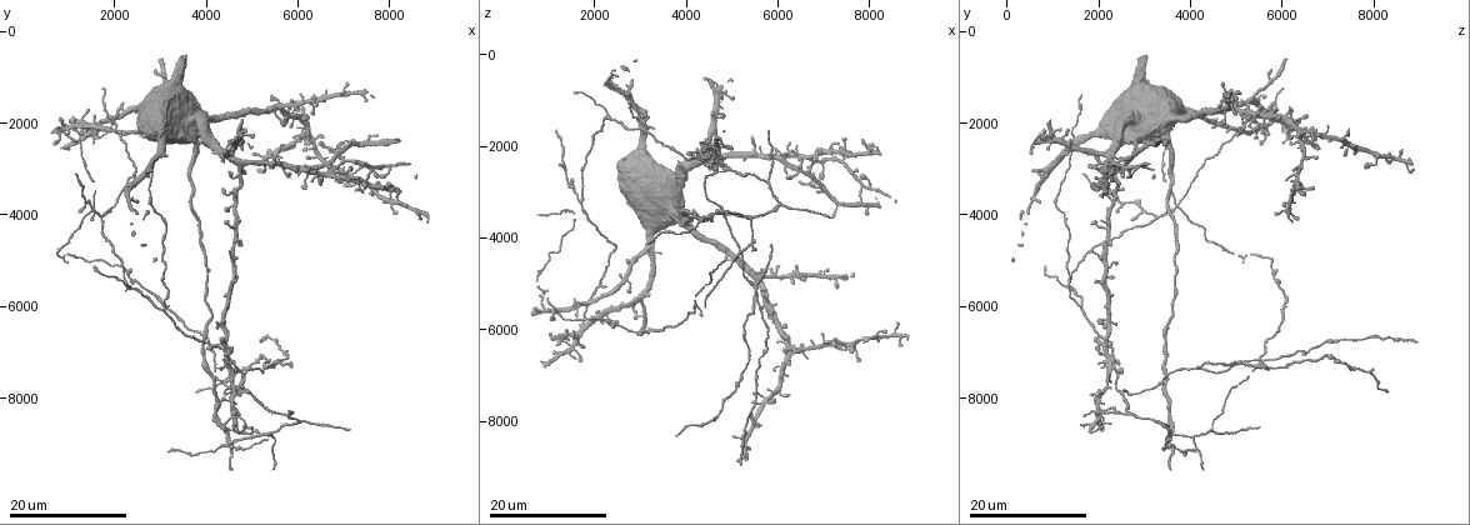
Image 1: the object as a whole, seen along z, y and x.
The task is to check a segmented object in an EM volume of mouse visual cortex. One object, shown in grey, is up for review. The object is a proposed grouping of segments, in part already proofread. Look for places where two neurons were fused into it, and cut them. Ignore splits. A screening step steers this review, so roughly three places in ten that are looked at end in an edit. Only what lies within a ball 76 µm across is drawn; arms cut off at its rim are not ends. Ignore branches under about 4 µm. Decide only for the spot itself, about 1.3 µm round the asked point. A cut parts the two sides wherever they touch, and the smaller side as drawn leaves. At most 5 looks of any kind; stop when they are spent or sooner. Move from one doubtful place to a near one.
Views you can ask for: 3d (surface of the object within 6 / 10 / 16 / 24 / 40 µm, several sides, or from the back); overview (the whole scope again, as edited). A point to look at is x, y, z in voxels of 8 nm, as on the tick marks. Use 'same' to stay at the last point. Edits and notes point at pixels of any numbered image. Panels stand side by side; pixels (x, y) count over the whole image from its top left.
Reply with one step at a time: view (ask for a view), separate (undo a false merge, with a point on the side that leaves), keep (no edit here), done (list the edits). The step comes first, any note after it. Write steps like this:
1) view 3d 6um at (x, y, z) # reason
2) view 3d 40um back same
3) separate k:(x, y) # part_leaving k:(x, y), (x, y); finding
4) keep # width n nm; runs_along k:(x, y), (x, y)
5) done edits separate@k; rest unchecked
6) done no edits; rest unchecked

view 3d 24um at (2300, 5600, 1350) # four arms meet

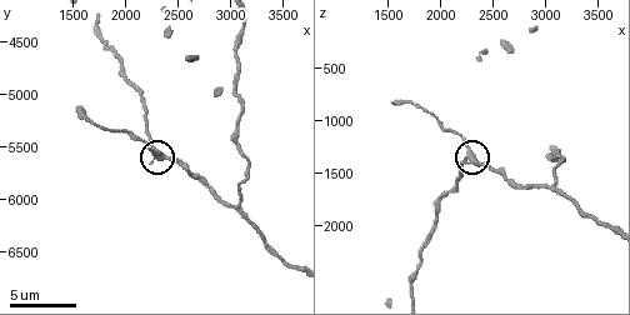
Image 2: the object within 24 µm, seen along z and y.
view 3d 6um at (2300, 5520, 1300)

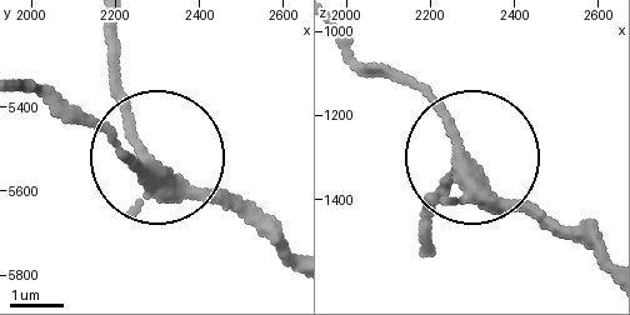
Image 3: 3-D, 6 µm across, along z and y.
keep # width 260 nm; continuous, no second neuron

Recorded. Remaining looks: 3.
view 3d 24um at (2150, 5150, 5800) # sudden change in width

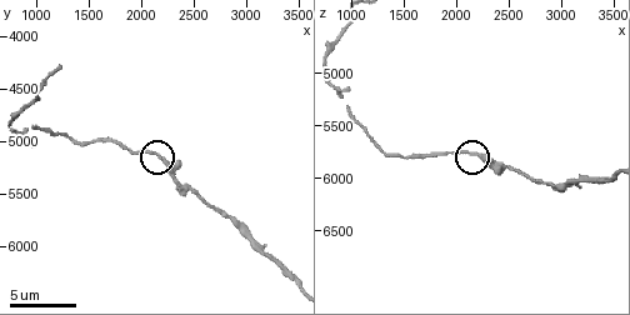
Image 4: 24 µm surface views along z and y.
view 3d 10um at (2180, 5140, 5760)

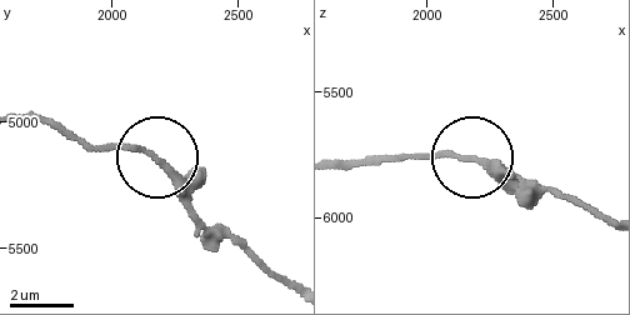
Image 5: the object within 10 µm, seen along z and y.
keep # width 200 nm; one neuron here

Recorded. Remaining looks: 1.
done no edits; rest unchecked

